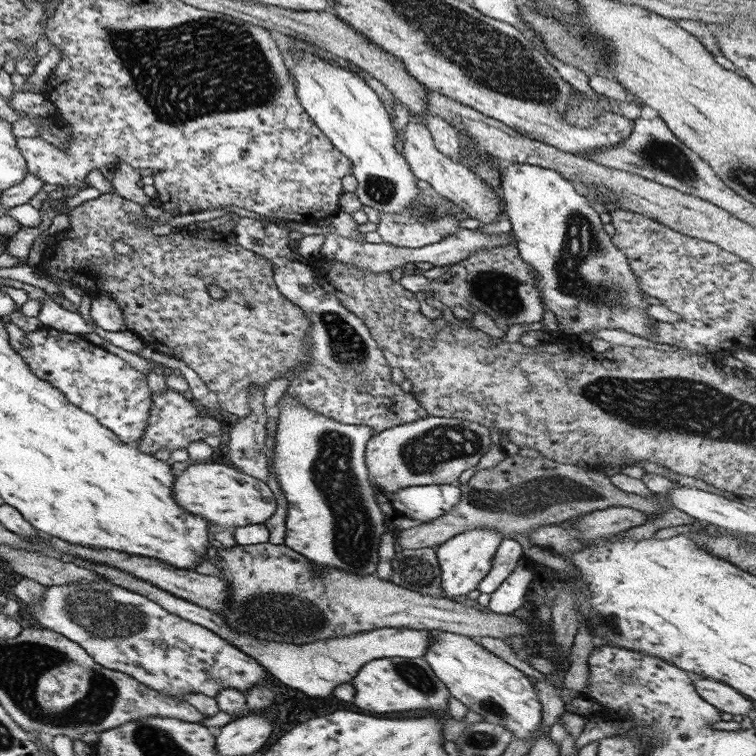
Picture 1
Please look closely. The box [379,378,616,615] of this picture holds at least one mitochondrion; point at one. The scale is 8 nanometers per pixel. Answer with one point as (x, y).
(428, 453)

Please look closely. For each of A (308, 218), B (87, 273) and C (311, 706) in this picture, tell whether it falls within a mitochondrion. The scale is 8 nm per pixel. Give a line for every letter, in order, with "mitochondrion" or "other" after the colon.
A: other
B: other
C: other

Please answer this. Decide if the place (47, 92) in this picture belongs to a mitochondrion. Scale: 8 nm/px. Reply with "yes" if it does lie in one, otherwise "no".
no

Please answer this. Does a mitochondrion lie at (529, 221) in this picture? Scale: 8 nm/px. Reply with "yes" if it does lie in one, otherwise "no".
no

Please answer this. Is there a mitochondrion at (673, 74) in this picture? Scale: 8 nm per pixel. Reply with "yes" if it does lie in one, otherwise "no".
no

